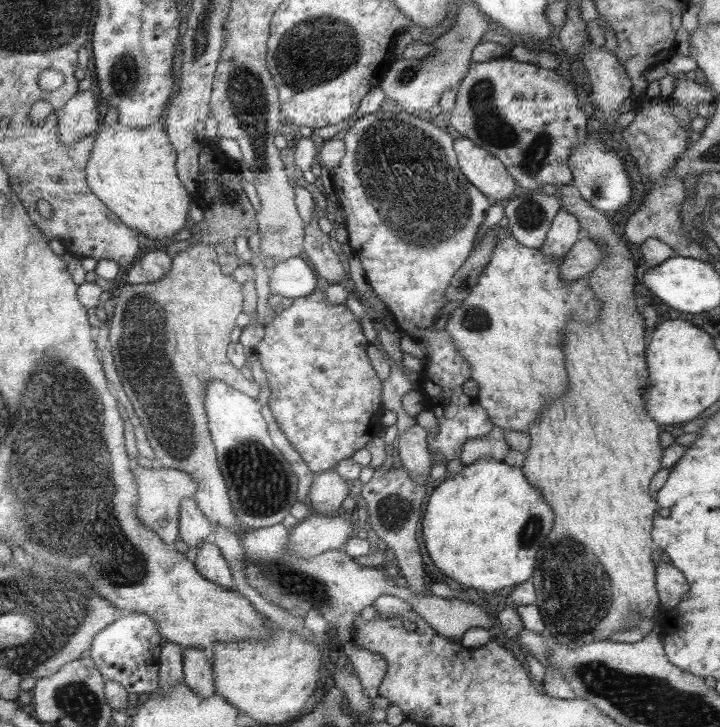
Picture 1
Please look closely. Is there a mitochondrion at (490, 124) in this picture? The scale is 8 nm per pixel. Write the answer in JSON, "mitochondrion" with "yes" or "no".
{"mitochondrion":"yes"}

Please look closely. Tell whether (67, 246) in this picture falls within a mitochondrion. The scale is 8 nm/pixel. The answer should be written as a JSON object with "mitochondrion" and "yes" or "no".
{"mitochondrion":"no"}

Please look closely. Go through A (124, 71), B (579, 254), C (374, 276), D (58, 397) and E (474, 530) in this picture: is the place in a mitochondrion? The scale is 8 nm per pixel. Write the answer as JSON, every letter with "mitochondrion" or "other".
{"A":"mitochondrion","B":"other","C":"other","D":"mitochondrion","E":"other"}

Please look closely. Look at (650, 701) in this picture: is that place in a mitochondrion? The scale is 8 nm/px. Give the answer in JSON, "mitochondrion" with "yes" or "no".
{"mitochondrion":"yes"}

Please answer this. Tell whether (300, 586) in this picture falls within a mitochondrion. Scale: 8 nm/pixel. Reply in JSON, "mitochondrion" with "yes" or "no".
{"mitochondrion":"yes"}

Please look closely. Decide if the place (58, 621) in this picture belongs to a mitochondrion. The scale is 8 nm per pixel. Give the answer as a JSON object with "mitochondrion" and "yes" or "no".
{"mitochondrion":"yes"}

